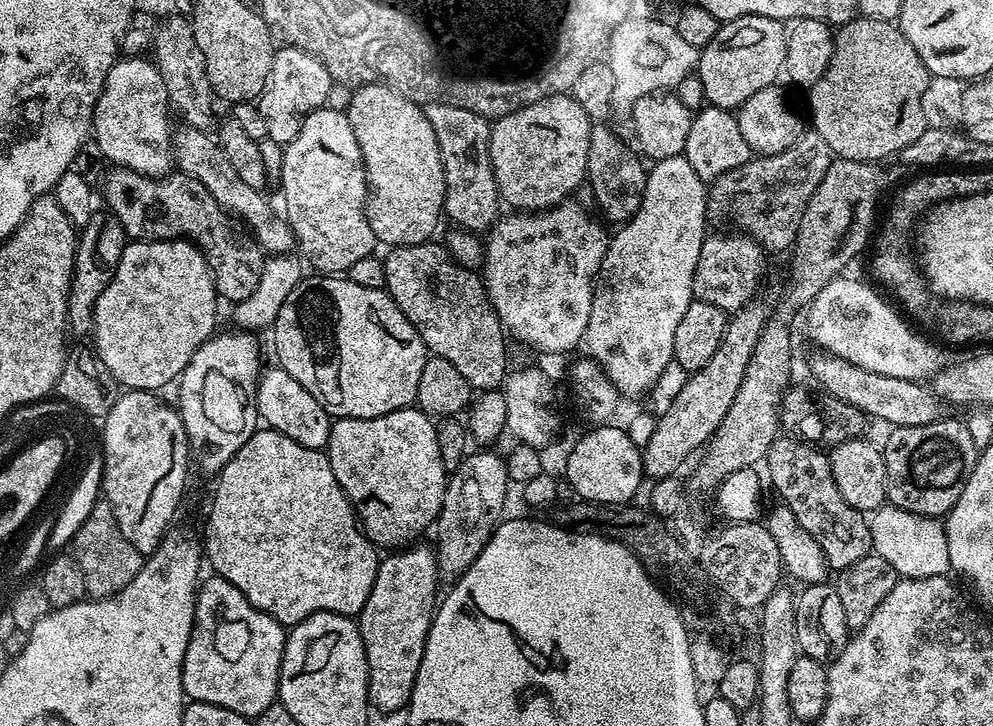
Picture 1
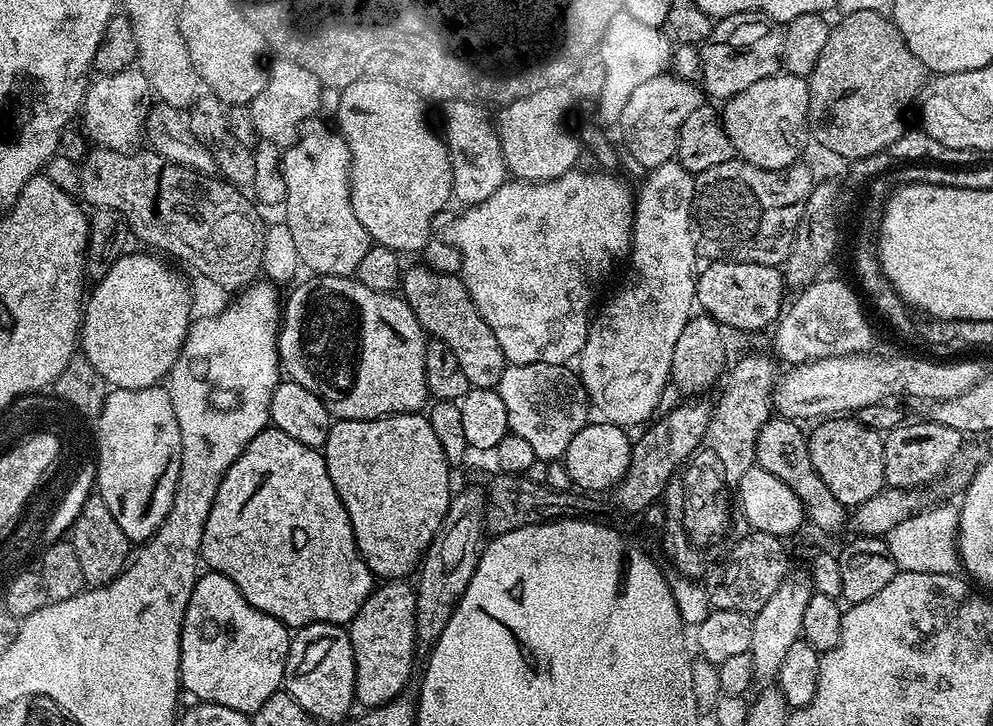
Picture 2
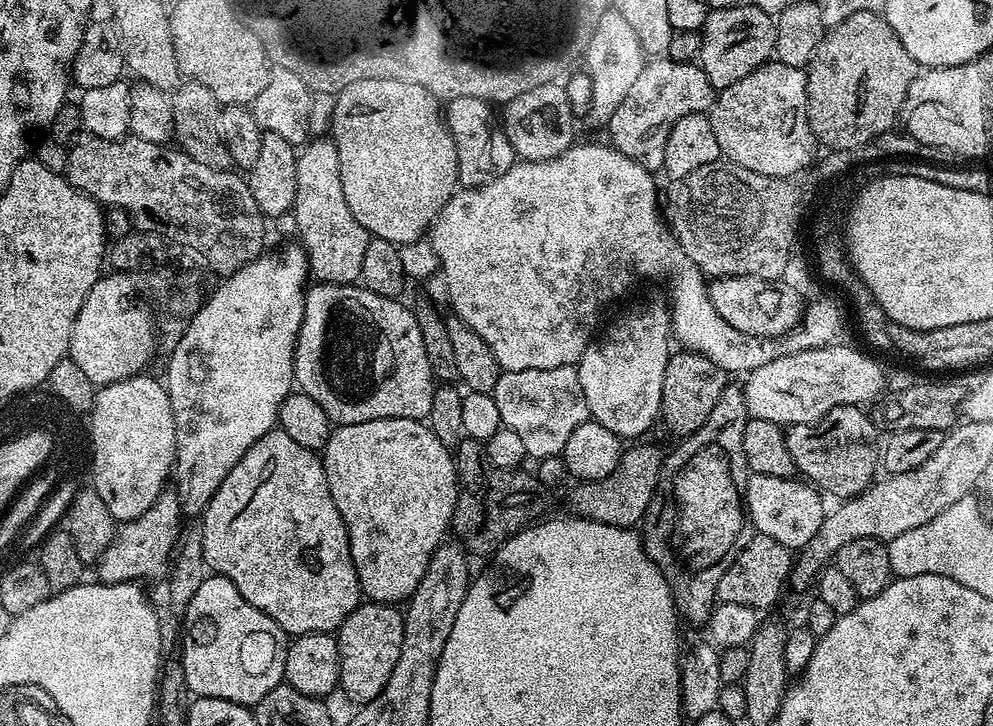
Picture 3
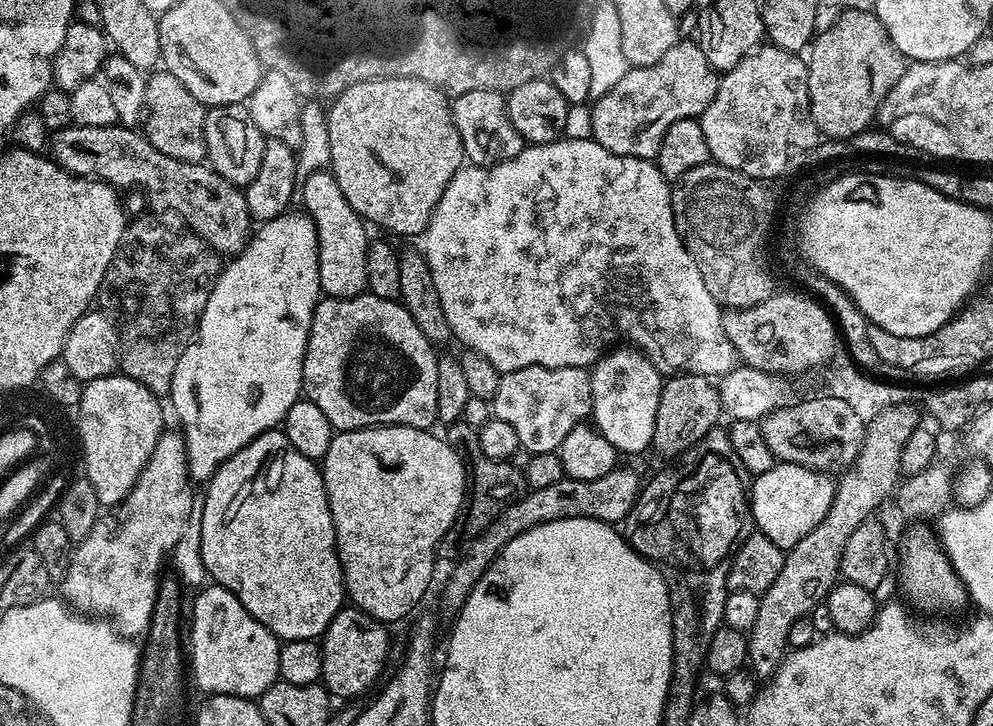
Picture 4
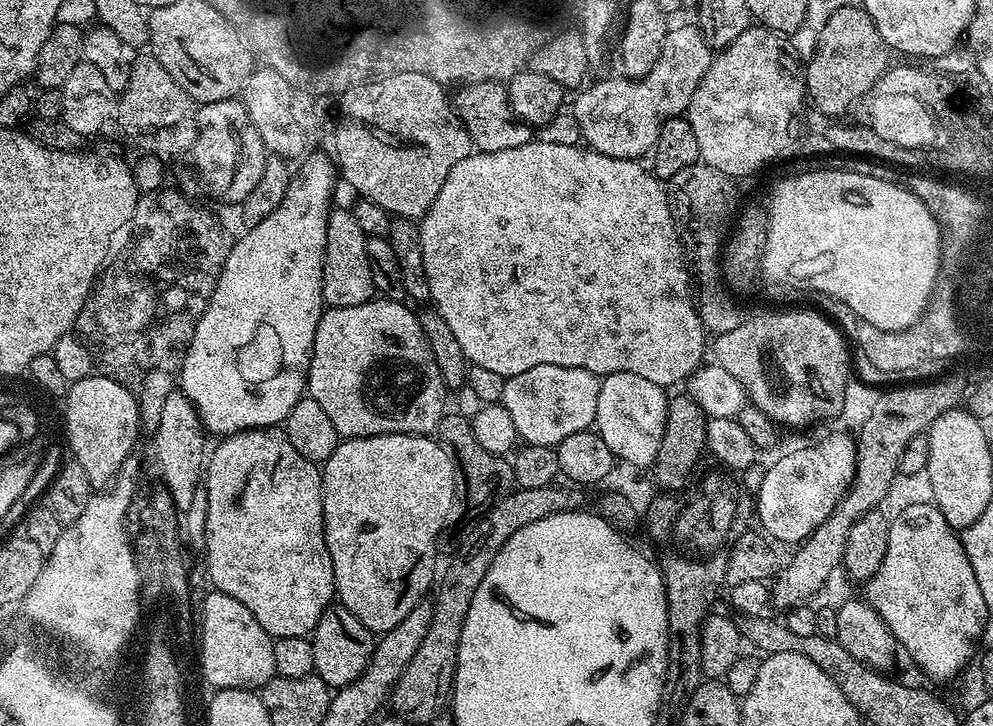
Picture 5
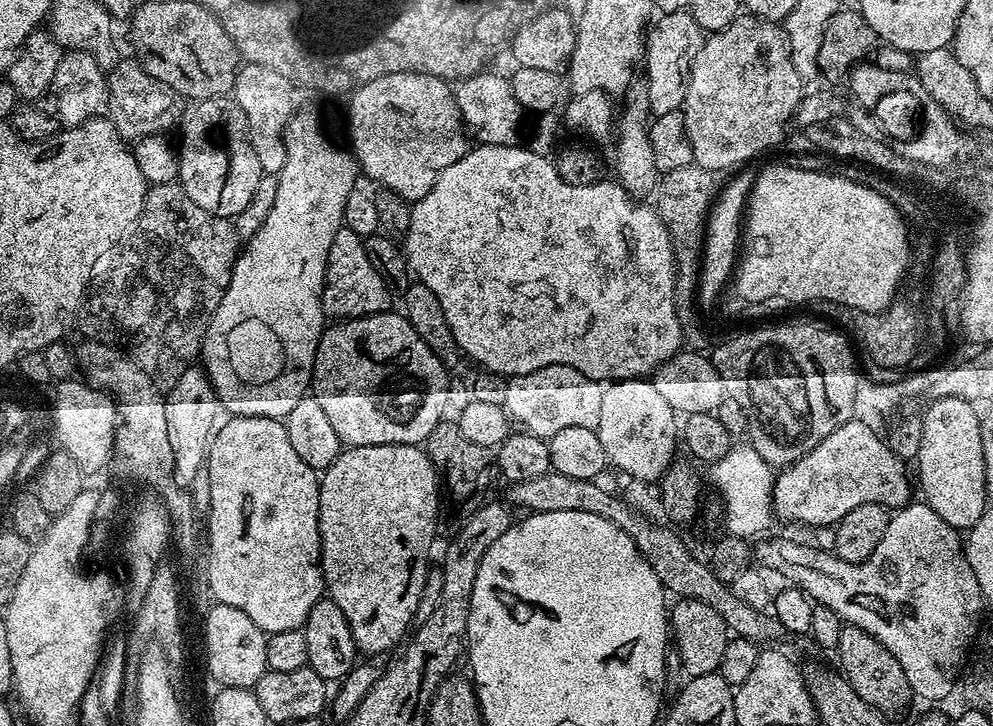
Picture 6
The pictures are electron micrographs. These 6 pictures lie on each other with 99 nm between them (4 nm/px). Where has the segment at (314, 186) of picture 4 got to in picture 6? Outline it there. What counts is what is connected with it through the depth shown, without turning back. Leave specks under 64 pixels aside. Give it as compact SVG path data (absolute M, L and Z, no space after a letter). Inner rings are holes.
M351 226L340 228L338 234L334 234L334 242L330 242L330 254L324 275L322 306L325 317L342 321L353 320L356 316L373 316L379 312L387 312L390 308L388 299L388 288L382 278L378 278L378 270L370 266L370 258L366 258L362 236Z

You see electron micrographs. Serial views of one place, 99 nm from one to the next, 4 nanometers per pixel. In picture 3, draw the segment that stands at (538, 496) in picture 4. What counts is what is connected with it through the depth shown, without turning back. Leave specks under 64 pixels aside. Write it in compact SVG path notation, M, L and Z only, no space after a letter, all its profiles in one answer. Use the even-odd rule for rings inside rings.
M636 442L633 448L625 447L620 453L620 461L618 466L614 466L614 470L610 470L610 474L606 474L606 478L598 478L597 480L586 480L577 483L576 489L572 492L572 508L577 517L586 520L597 520L606 526L618 526L619 528L635 529L637 525L643 521L644 515L648 512L650 502L654 498L657 488L660 487L660 472L664 469L665 453L660 452L660 448L656 444L640 444L644 442Z

